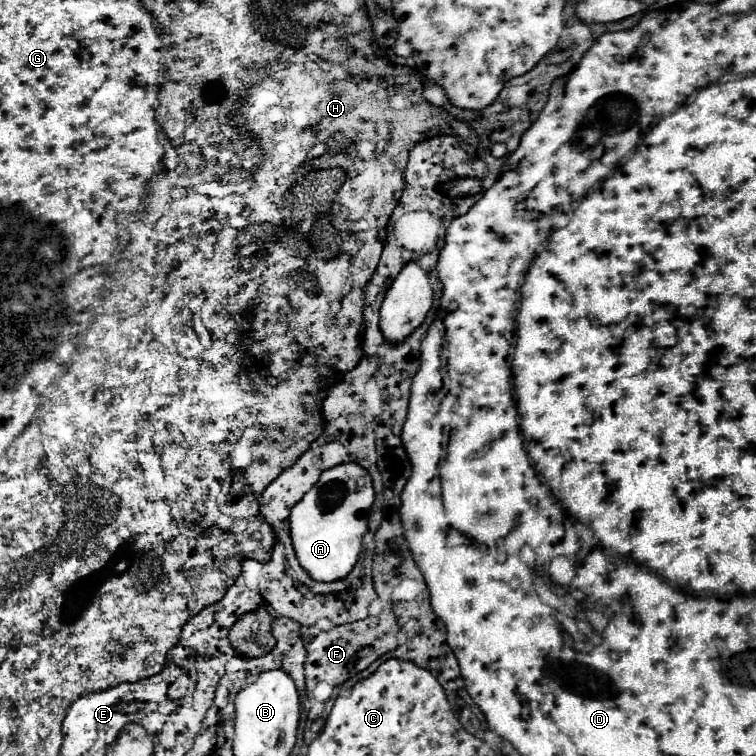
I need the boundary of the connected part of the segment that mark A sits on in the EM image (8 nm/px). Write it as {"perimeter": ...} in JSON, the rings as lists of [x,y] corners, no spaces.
{"perimeter":[[[342,463],[338,467],[326,469],[318,483],[292,507],[290,511],[290,537],[296,551],[296,557],[302,565],[302,569],[314,579],[314,581],[338,581],[346,579],[346,575],[354,569],[358,555],[362,551],[362,537],[368,529],[368,513],[374,503],[374,489],[372,479],[364,467],[358,467],[358,463]]]}

